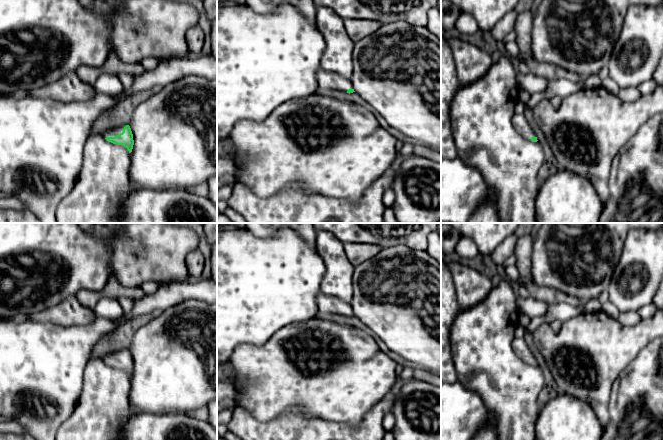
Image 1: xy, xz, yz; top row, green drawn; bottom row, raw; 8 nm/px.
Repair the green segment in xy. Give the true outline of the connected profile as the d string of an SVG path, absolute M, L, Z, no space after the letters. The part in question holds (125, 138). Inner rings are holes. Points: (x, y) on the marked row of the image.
M121 124L104 130L101 135L113 144L122 145L127 148L129 153L132 152L134 140L129 125Z

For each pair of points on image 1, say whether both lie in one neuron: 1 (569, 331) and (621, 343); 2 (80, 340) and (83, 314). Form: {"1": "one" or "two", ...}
{"1": "one", "2": "two"}

